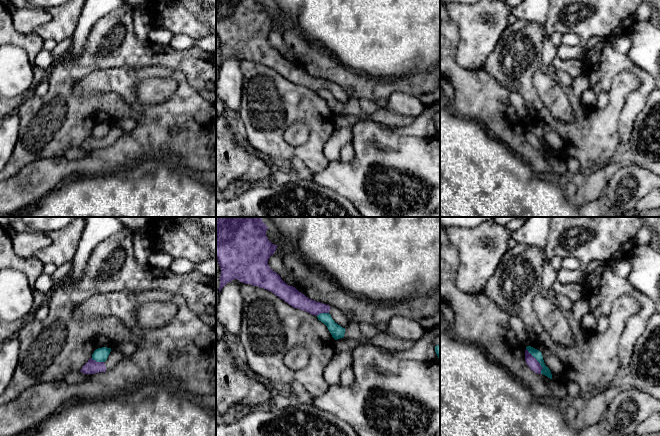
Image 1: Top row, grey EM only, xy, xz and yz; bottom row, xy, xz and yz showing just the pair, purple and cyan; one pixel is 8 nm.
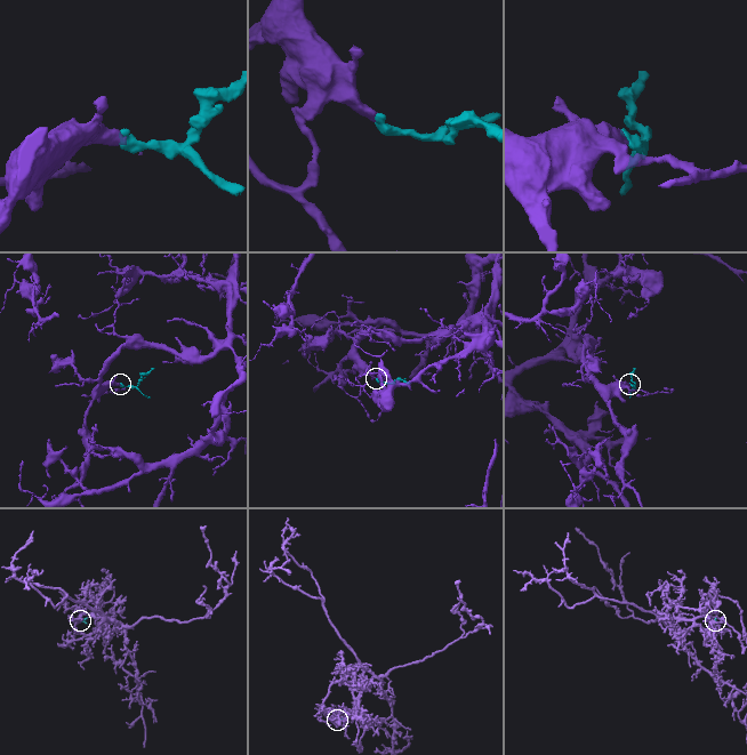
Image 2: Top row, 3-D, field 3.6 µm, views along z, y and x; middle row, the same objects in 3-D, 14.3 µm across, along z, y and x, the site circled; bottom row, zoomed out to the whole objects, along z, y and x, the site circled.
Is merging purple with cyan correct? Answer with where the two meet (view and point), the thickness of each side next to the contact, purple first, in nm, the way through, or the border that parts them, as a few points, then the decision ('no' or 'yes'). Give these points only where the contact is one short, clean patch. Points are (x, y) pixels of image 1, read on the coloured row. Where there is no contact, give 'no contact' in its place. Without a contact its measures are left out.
meets purple in yz at (537, 361); 90 nm thick on the purple side, 70 nm on the other; border along yz (526, 348), (539, 363), (541, 373); no

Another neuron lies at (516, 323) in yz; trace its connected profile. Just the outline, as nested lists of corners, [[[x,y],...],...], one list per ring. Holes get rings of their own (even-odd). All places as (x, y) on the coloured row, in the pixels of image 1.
[[[511,316],[509,324],[512,330],[515,332],[519,342],[527,347],[528,346],[528,334],[522,319],[518,316]]]

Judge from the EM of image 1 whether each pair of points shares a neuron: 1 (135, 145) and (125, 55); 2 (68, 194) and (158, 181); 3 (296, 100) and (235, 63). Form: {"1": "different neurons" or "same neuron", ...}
{"1": "different neurons", "2": "same neuron", "3": "different neurons"}

